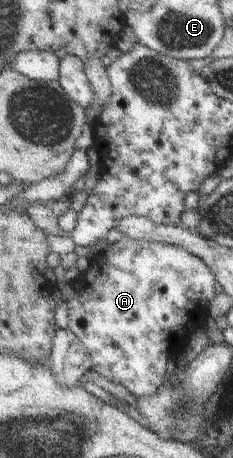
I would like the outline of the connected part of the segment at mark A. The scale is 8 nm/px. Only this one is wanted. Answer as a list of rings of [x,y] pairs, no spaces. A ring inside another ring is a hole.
[[[123,237],[104,250],[103,254],[97,254],[91,260],[90,267],[86,271],[81,272],[75,279],[68,282],[61,281],[56,284],[67,303],[69,314],[68,326],[83,341],[83,344],[87,346],[89,356],[93,360],[93,370],[106,380],[121,384],[121,386],[124,386],[133,396],[139,399],[157,394],[159,389],[165,384],[165,380],[167,380],[167,366],[169,366],[169,355],[174,351],[181,352],[186,349],[187,340],[192,333],[204,324],[203,318],[210,316],[209,305],[213,304],[217,298],[217,283],[215,273],[207,262],[201,257],[195,256],[189,250],[185,250],[185,248]]]

